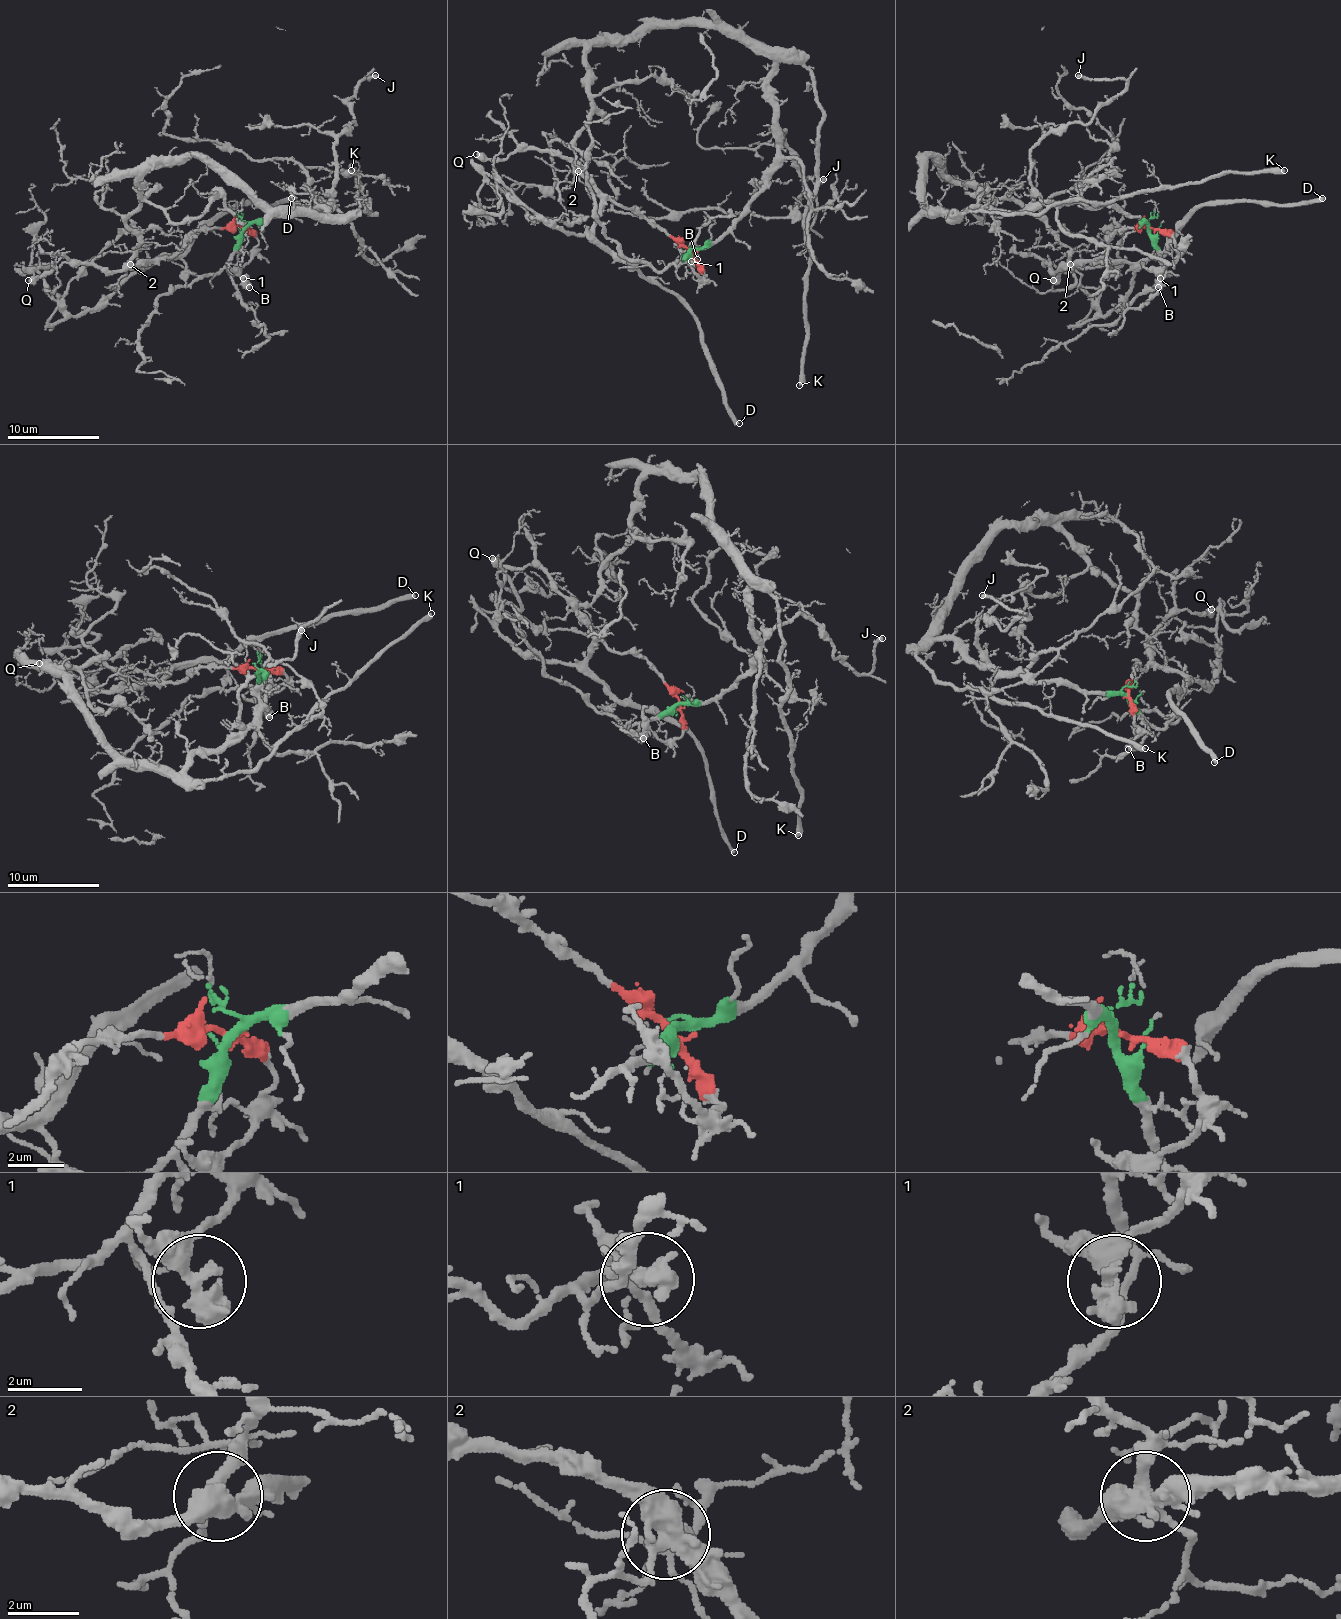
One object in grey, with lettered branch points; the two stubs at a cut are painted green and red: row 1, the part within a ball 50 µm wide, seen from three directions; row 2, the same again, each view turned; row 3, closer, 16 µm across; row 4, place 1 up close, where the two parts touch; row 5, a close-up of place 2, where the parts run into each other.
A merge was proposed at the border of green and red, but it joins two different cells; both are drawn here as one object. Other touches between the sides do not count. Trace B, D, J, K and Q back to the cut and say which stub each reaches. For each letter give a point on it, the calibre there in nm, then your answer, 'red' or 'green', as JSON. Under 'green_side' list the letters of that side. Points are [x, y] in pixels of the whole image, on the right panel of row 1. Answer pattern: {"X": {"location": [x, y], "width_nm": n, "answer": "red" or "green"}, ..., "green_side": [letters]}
{"B": {"location": [1158, 287], "width_nm": 550, "answer": "red"}, "D": {"location": [1322, 198], "width_nm": 320, "answer": "red"}, "J": {"location": [1078, 75], "width_nm": 320, "answer": "green"}, "K": {"location": [1284, 170], "width_nm": 440, "answer": "green"}, "Q": {"location": [1053, 280], "width_nm": 400, "answer": "red"}, "green_side": ["J", "K"]}

